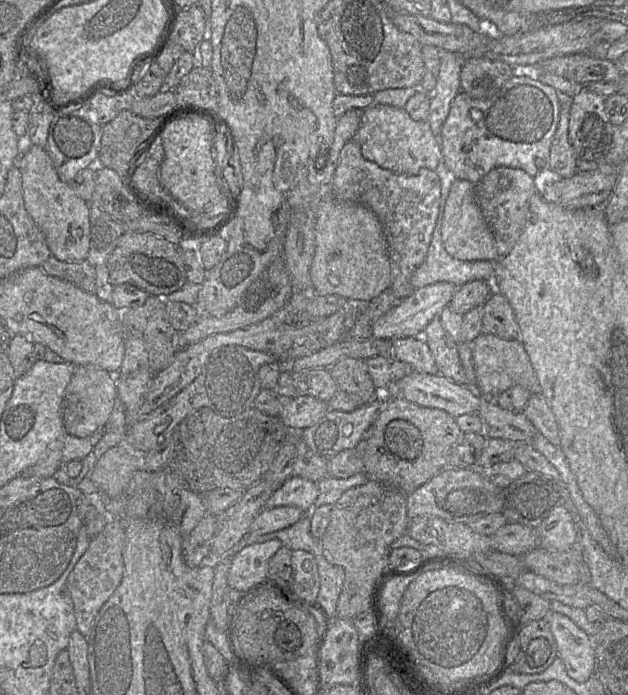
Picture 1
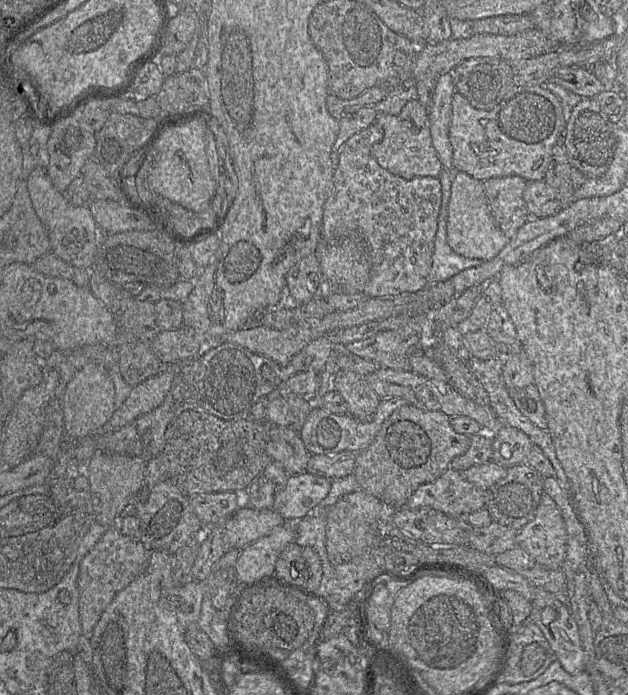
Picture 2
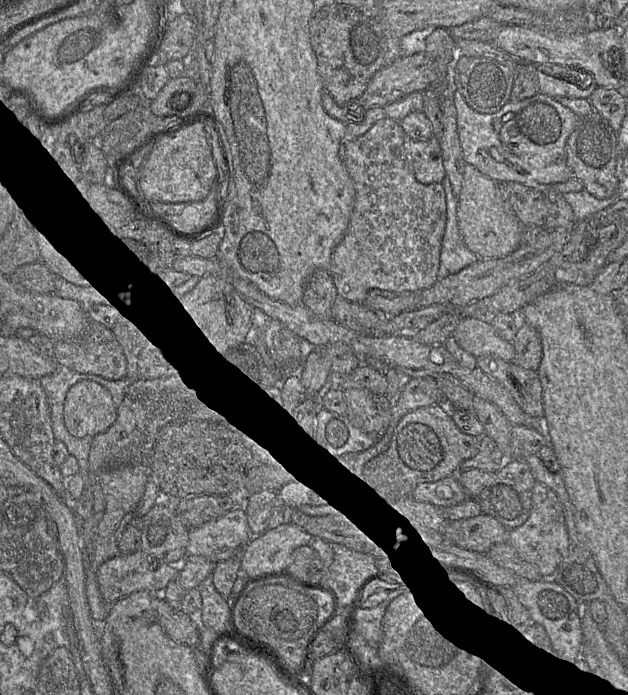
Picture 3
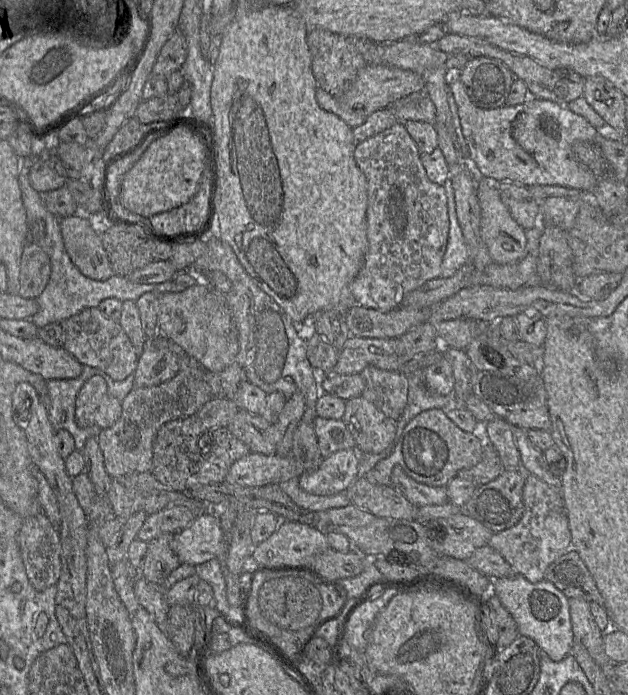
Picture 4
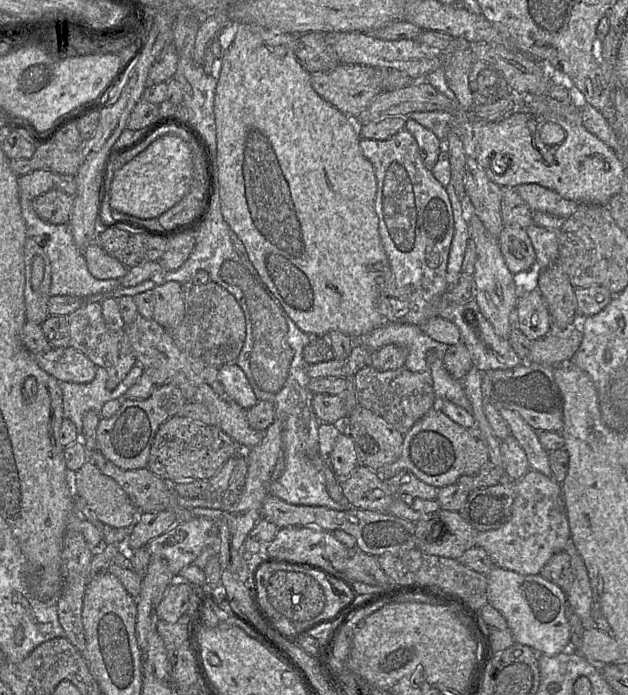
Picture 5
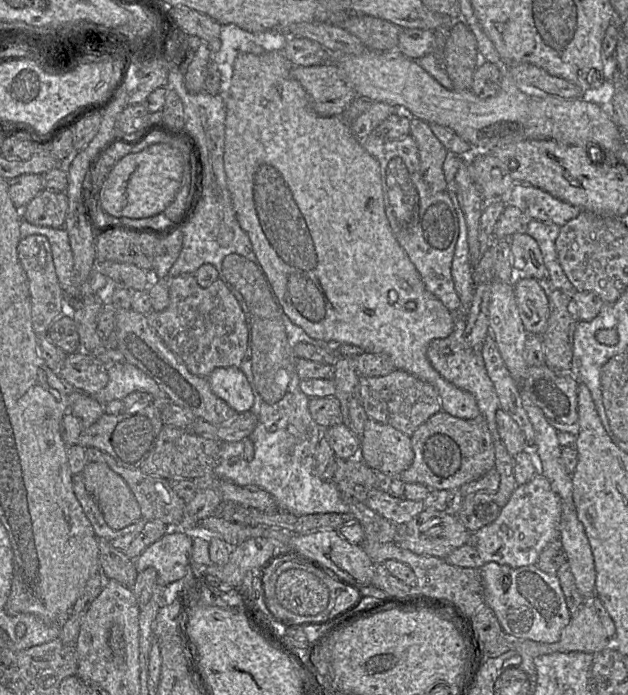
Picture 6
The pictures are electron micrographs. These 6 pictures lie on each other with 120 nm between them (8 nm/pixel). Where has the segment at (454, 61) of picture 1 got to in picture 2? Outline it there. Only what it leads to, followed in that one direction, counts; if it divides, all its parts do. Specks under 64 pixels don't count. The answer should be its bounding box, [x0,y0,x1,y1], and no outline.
[428,72,456,171]

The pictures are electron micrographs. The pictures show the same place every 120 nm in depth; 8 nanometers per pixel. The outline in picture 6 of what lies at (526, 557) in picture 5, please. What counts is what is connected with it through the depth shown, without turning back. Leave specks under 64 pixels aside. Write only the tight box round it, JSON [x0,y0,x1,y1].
[468,471,561,568]

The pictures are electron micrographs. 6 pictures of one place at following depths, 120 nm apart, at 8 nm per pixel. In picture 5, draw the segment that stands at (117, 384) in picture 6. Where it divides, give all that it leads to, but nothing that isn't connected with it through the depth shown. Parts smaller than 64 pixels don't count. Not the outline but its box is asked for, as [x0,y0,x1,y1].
[59,365,144,440]

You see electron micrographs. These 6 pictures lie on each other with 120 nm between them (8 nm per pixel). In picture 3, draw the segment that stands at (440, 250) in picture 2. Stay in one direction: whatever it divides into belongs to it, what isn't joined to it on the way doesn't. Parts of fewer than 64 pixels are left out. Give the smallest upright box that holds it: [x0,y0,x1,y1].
[438,176,480,280]

